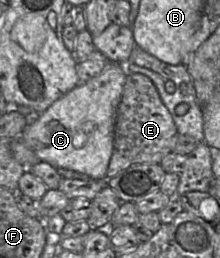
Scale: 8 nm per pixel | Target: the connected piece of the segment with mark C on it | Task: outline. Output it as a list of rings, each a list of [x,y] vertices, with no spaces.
[[[109,62],[103,71],[53,102],[39,119],[26,125],[20,138],[42,162],[73,170],[94,180],[107,179],[113,153],[114,130],[127,75],[125,64]]]

